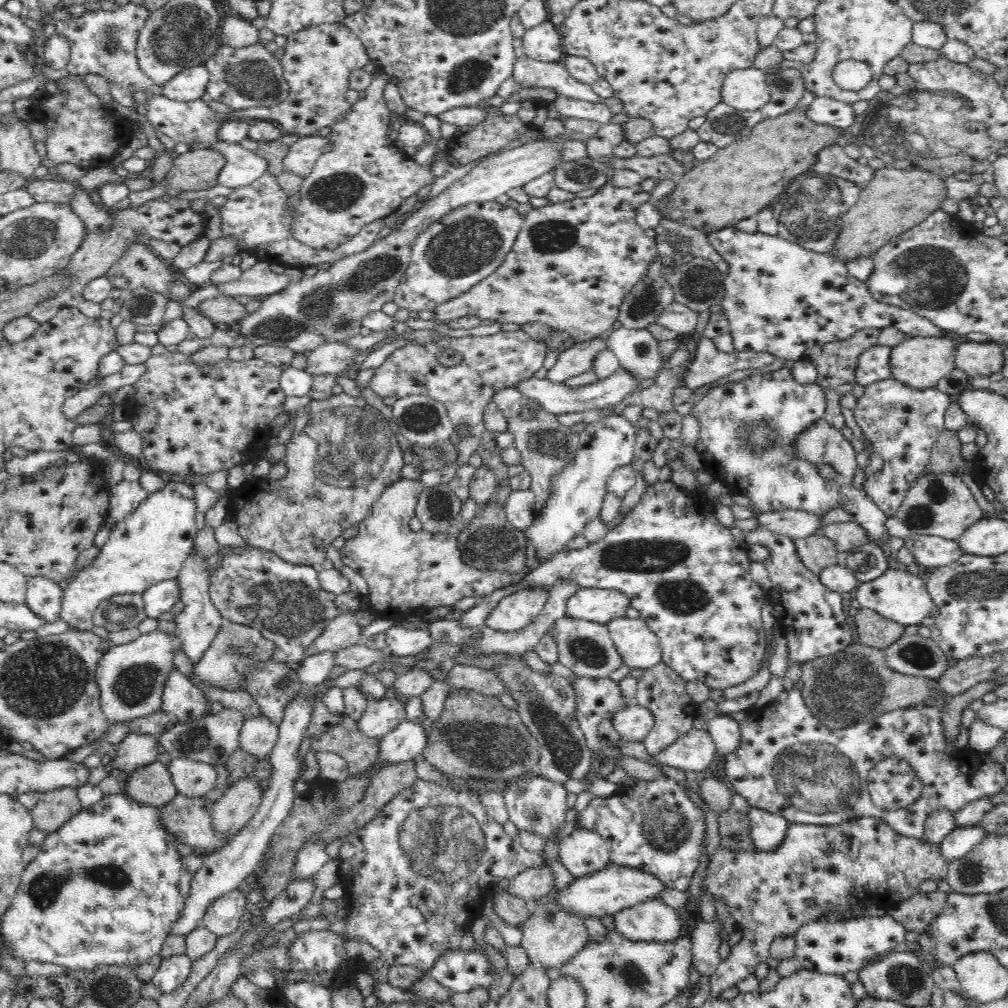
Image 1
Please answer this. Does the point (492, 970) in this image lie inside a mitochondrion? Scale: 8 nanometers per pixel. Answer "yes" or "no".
no

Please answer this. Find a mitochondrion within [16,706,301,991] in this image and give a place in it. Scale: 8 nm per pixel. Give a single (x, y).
(42, 890)

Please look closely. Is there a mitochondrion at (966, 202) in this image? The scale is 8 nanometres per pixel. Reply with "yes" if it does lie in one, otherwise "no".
no

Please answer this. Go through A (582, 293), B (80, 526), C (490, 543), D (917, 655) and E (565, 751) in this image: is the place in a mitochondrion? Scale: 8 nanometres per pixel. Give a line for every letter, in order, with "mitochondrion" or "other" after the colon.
A: other
B: other
C: mitochondrion
D: mitochondrion
E: mitochondrion

